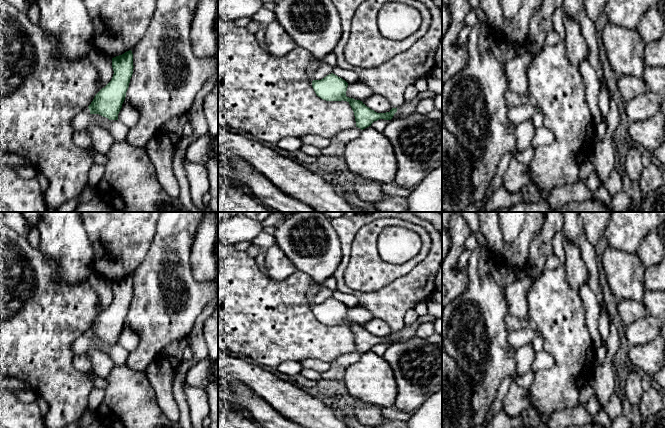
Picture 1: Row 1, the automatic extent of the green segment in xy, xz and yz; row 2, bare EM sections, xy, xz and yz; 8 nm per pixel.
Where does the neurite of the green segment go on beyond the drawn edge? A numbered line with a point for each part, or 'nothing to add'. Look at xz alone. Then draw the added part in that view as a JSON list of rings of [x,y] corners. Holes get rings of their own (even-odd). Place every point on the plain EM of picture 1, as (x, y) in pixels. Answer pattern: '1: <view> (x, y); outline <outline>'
nothing to add

